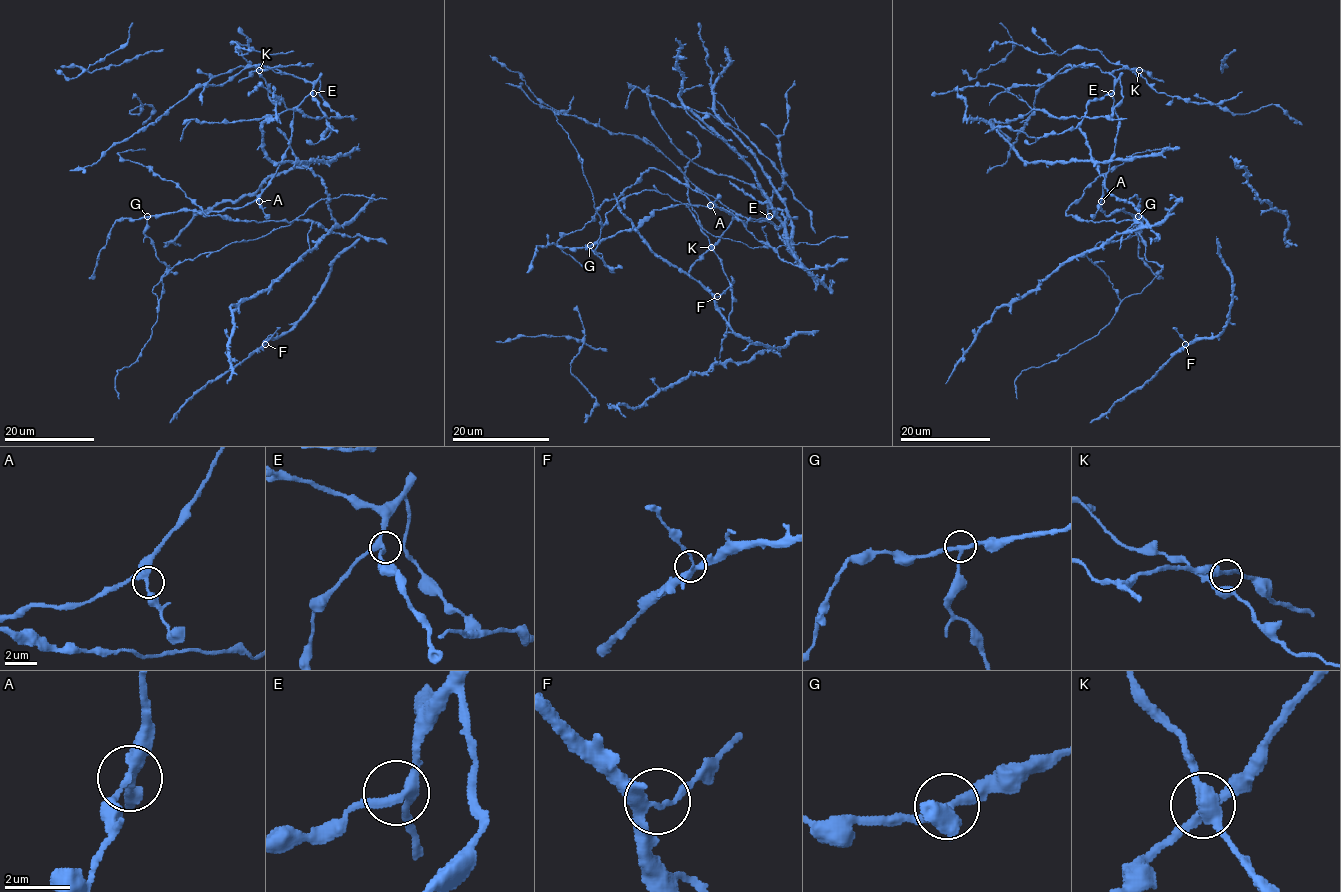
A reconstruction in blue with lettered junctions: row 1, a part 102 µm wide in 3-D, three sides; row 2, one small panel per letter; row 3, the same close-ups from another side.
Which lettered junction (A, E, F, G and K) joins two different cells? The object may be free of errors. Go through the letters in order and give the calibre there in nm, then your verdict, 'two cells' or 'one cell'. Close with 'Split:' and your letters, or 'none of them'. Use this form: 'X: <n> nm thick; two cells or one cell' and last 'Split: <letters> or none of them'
A: 280 nm thick; two cells
E: 280 nm thick; one cell
F: 260 nm thick; one cell
G: 240 nm thick; one cell
K: 200 nm thick; one cell
Split: A

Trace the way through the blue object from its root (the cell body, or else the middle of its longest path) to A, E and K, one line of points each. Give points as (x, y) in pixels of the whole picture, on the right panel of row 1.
A: (1146, 287), (1161, 268), (1148, 261), (1145, 256), (1139, 220), (1124, 211), (1106, 215), (1100, 208), (1101, 202)
E: (1146, 287), (1161, 268), (1145, 256), (1139, 220), (1124, 211), (1106, 215), (1100, 208), (1118, 131), (1111, 93)
K: (1146, 287), (1161, 268), (1145, 256), (1139, 220), (1100, 208), (1118, 131), (1111, 74), (1139, 70)

